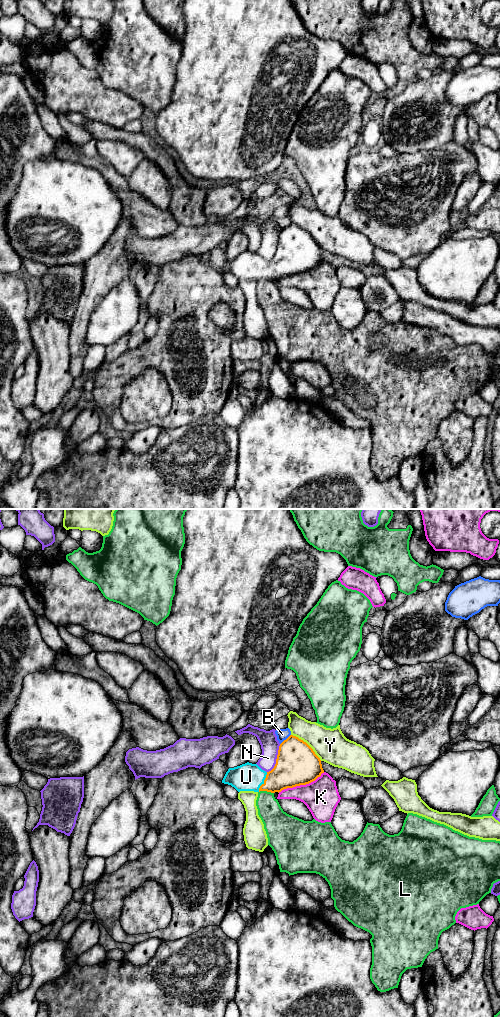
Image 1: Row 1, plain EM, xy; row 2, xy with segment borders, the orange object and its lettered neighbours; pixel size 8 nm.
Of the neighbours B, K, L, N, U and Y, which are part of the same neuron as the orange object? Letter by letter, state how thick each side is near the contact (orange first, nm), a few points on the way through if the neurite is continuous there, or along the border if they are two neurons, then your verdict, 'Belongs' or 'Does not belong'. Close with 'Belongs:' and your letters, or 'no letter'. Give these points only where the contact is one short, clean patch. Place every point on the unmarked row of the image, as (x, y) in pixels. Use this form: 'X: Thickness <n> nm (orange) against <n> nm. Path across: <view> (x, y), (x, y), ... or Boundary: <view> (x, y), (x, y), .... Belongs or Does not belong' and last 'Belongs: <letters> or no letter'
B: Thickness 340 nm (orange) against 90 nm. Does not belong
K: Thickness 340 nm (orange) against 280 nm. Does not belong
L: Thickness 260 nm (orange) against 190 nm. Does not belong
N: Thickness 340 nm (orange) against 140 nm. Does not belong
U: Thickness 280 nm (orange) against 220 nm. Path across: xy (292, 257), (274, 269), (264, 270), (247, 265). Belongs
Y: Thickness 340 nm (orange) against 280 nm. Does not belong
Belongs: U

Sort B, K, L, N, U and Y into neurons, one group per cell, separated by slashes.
B / K / L / N / U / Y

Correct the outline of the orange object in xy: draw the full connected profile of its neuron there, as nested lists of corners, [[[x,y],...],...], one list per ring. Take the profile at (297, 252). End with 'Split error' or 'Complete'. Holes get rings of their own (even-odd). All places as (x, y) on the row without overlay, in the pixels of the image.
[[[290,223],[278,238],[274,256],[266,260],[257,252],[245,251],[229,256],[222,271],[240,279],[281,280],[287,276],[306,273],[324,261],[320,246],[303,228]]]. Split error

